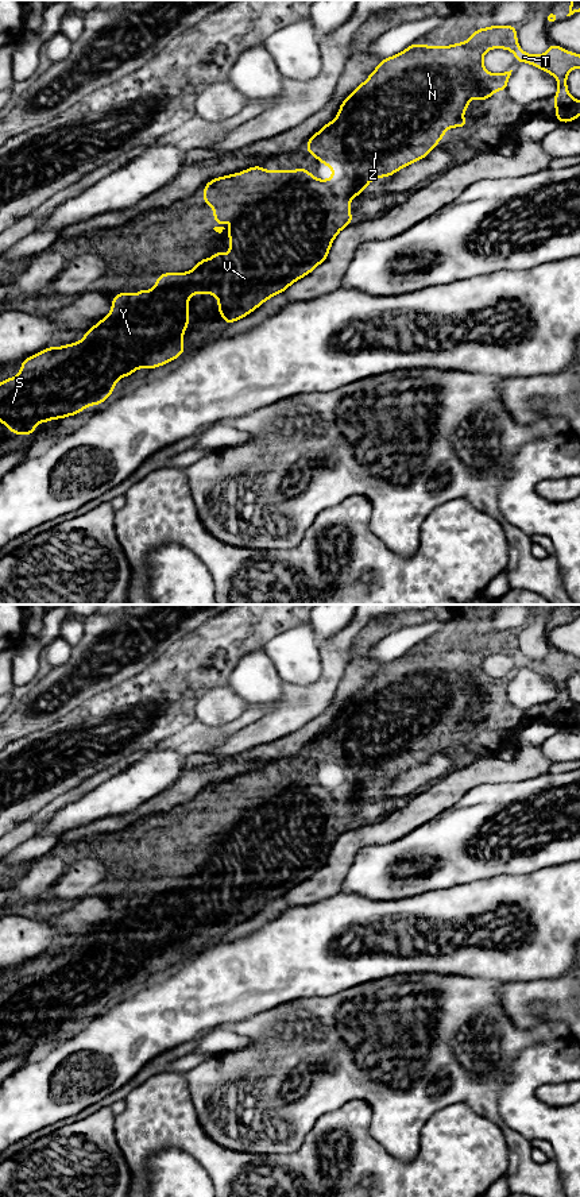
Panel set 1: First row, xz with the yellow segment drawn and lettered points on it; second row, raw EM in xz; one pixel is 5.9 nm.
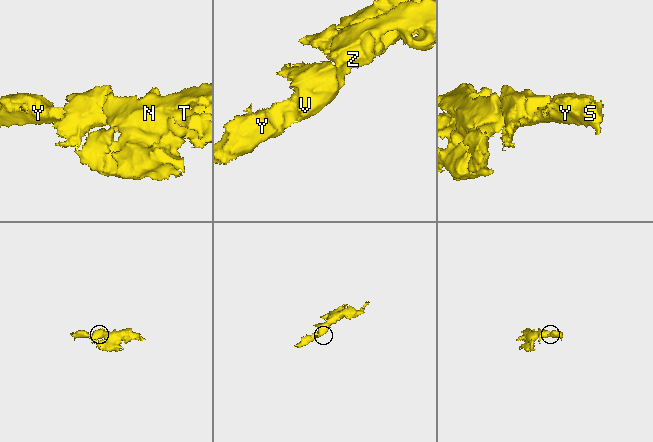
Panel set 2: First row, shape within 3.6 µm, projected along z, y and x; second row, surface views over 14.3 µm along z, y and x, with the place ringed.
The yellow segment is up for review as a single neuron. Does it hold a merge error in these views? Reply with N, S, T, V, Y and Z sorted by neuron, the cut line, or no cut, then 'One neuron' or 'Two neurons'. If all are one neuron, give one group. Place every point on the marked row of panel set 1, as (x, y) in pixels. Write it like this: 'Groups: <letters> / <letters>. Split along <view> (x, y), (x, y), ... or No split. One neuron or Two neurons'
Groups: N S T V Y Z. No split. One neuron

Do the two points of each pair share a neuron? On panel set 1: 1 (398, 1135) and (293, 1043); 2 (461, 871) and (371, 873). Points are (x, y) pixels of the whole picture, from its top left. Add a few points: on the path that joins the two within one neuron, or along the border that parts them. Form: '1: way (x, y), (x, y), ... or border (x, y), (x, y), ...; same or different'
1: way (385, 1105), (331, 1051), (323, 1051); same
2: way (439, 876), (402, 889), (394, 885); same

